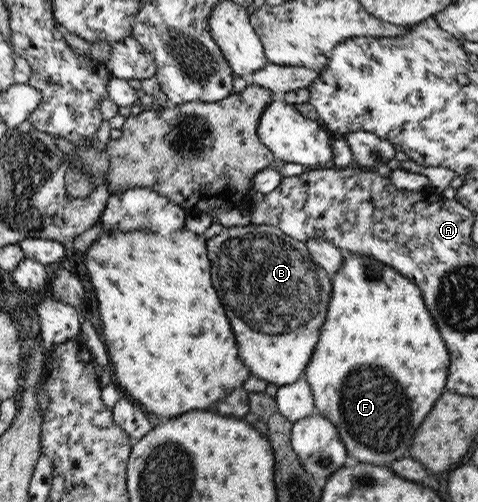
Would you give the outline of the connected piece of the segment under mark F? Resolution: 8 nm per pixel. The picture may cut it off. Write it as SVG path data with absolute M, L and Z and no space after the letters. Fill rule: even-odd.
M345 253L343 256L340 268L331 276L330 298L328 299L325 317L318 329L317 343L313 347L312 354L301 377L309 385L315 412L333 424L347 454L353 455L361 463L381 465L381 463L389 463L389 461L393 461L405 453L417 425L429 413L429 409L433 407L433 401L437 401L437 397L446 391L445 378L447 377L449 354L437 331L437 326L433 323L432 317L429 315L423 299L421 299L420 289L414 283L398 274L392 267L383 265L380 261L365 254Z

